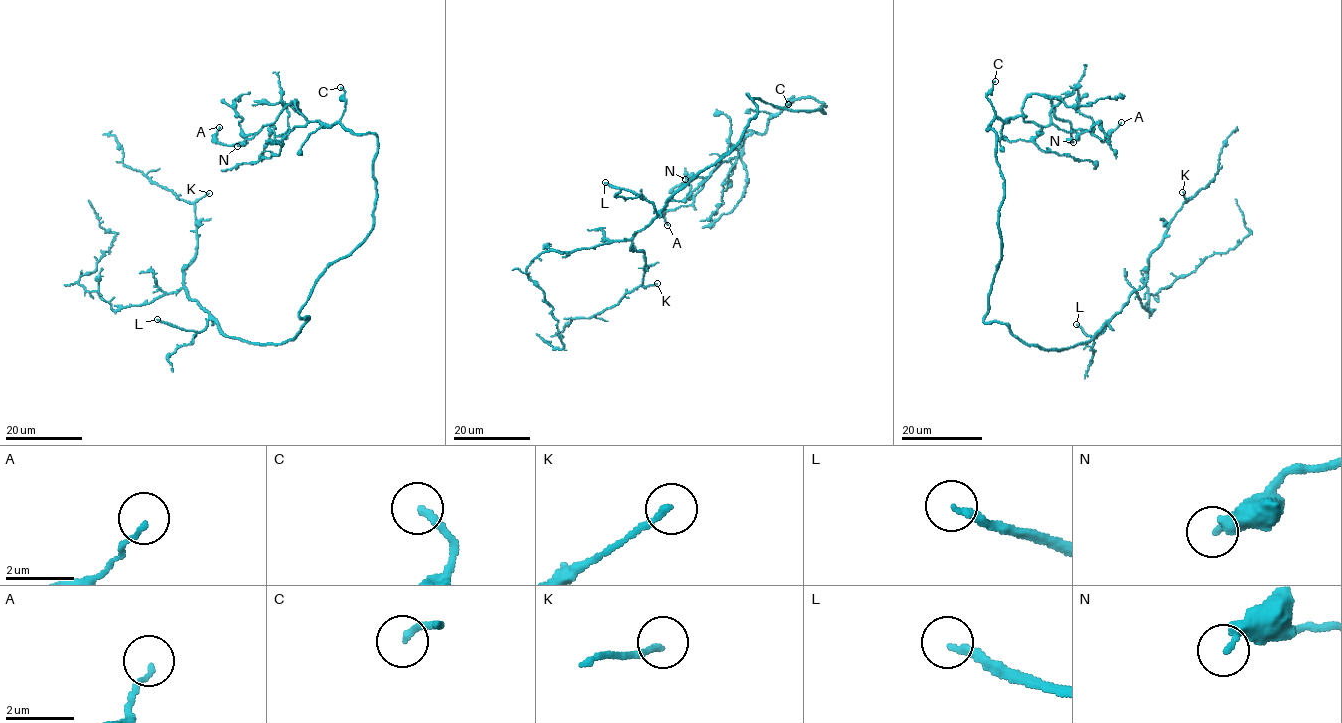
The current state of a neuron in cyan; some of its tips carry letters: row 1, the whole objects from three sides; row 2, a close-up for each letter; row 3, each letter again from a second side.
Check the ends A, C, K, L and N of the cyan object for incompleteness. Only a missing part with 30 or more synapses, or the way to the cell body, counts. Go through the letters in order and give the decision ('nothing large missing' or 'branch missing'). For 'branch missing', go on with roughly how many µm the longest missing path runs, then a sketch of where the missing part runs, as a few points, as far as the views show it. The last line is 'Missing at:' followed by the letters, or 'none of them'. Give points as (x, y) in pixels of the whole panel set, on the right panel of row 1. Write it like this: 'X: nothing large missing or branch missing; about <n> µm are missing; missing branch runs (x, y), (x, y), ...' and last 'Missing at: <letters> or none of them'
A: nothing large missing
C: nothing large missing
K: nothing large missing
L: branch missing; about 60 µm are missing; missing branch runs (1076, 324), (1073, 306), (1057, 305), (1053, 299), (1075, 268), (1063, 248), (1055, 246), (1026, 275), (1024, 271)
N: nothing large missing
Missing at: L

